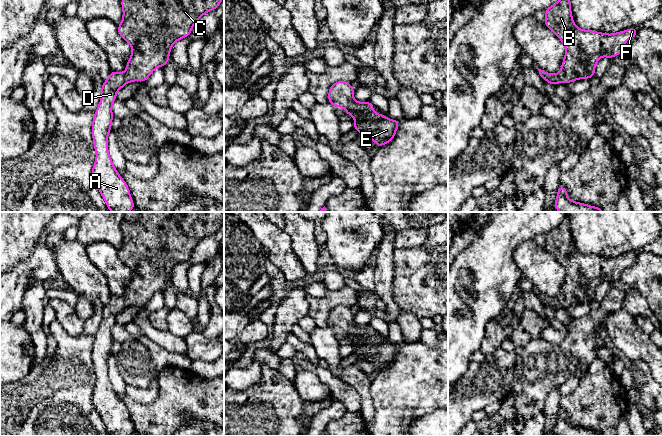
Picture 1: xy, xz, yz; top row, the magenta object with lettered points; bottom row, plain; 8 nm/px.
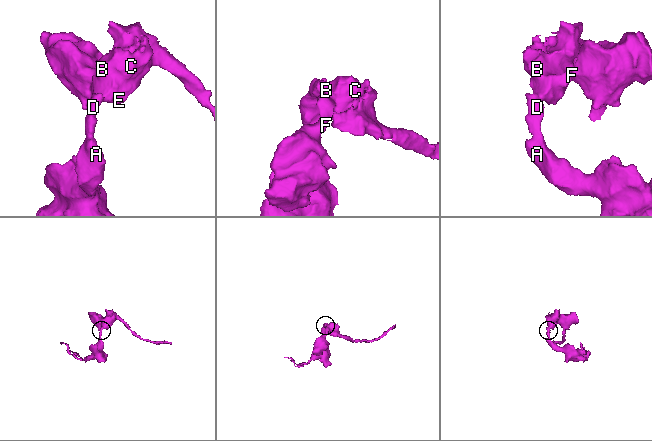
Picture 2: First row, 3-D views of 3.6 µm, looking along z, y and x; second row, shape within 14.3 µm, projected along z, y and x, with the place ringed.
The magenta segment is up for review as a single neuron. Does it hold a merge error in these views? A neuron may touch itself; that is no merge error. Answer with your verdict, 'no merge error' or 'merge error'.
no merge error

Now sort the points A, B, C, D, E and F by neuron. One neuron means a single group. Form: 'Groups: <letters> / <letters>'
Groups: A B C D E F

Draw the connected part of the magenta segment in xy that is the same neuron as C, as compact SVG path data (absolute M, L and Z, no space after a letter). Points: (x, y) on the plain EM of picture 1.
M140 212L136 219L124 220L122 222L123 242L118 249L118 257L131 269L132 277L130 283L127 285L126 294L122 298L110 295L109 302L103 306L101 311L102 320L92 345L92 362L96 376L96 384L92 392L92 403L100 418L103 420L108 434L111 436L129 436L135 432L134 426L130 420L129 411L115 393L108 376L108 357L112 354L111 347L114 342L112 338L112 329L116 324L117 316L124 311L126 307L137 304L144 307L156 292L166 290L169 287L168 283L173 268L182 262L188 261L197 244L209 235L216 233L221 228L223 222L224 212L182 212L179 215L174 212Z

